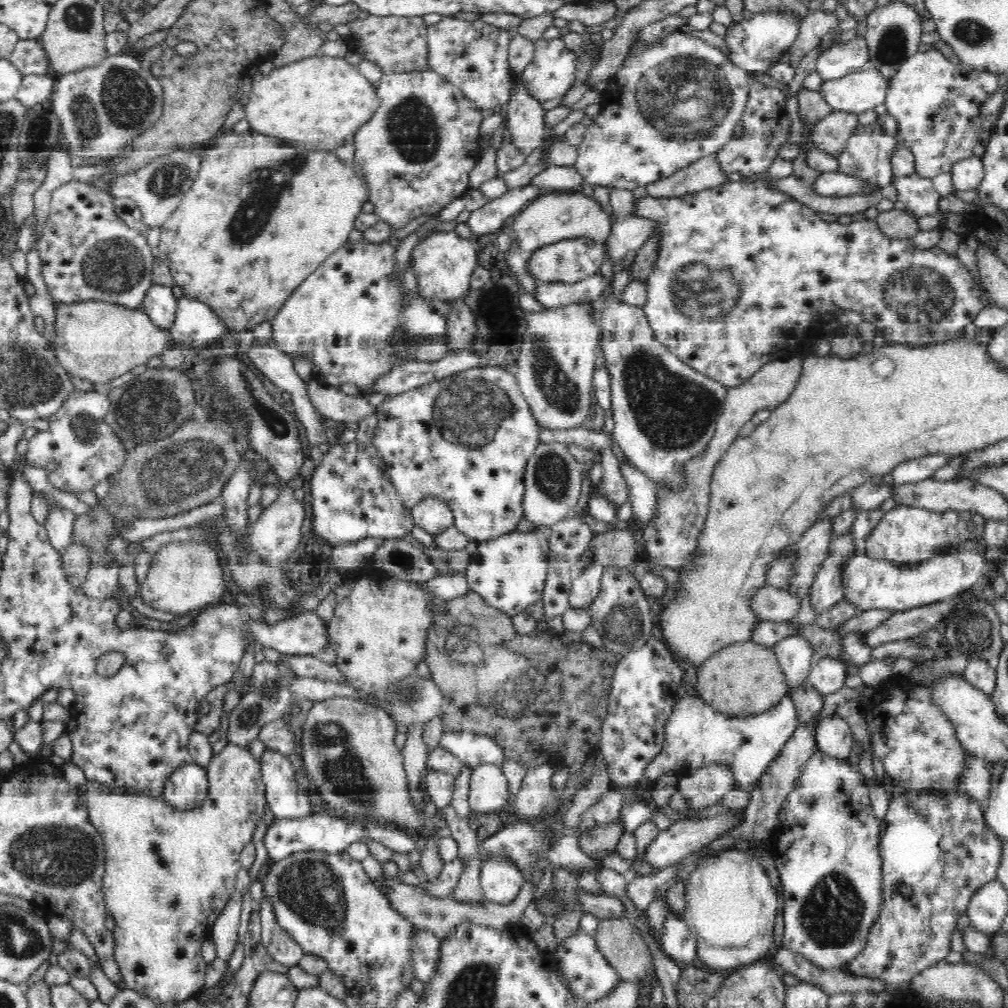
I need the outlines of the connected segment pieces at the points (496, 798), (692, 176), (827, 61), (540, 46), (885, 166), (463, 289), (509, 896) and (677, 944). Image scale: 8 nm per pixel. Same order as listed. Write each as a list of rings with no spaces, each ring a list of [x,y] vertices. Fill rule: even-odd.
[[[482,764],[471,768],[469,803],[472,811],[489,813],[508,809],[511,801],[509,783],[500,767]]]
[[[717,153],[699,158],[656,184],[647,184],[648,195],[655,198],[676,198],[697,193],[728,182],[728,173],[720,168]]]
[[[855,35],[846,44],[832,46],[820,53],[816,61],[816,71],[824,81],[846,76],[852,71],[868,67],[868,52],[864,35]]]
[[[563,37],[552,40],[540,38],[535,43],[534,57],[520,74],[523,87],[530,96],[542,102],[562,97],[574,84],[577,54],[566,47]]]
[[[872,120],[865,125],[858,125],[847,140],[847,145],[835,158],[838,161],[838,172],[861,178],[873,192],[887,184],[891,184],[893,170],[891,169],[891,154],[897,149],[900,139],[897,135],[884,132],[881,125]],[[878,185],[878,190],[876,186]]]
[[[432,231],[427,233],[424,240],[416,242],[412,250],[412,271],[418,277],[418,295],[425,298],[426,301],[451,301],[461,299],[471,290],[470,281],[474,270],[480,265],[478,252],[475,250],[476,241],[474,238],[462,238],[455,231]]]
[[[502,859],[487,861],[480,866],[480,886],[488,901],[508,906],[512,904],[524,886],[524,876],[510,863],[504,863]]]
[[[670,910],[665,917],[659,942],[666,955],[678,964],[689,965],[697,958],[697,942],[690,934],[690,927],[683,917],[676,917]]]

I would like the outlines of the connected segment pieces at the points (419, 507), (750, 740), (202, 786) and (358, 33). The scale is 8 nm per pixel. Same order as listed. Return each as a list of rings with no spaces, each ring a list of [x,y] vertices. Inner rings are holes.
[[[424,497],[411,508],[413,522],[432,535],[440,534],[454,525],[454,515],[448,501],[440,497]]]
[[[685,694],[681,696],[680,702],[675,704],[669,723],[666,725],[666,748],[654,760],[650,760],[644,776],[647,780],[658,779],[664,773],[675,771],[692,771],[700,769],[707,765],[726,765],[734,775],[734,788],[724,796],[724,807],[728,809],[746,808],[750,802],[751,796],[748,796],[748,790],[751,789],[759,778],[768,770],[769,765],[781,754],[786,742],[794,735],[798,728],[798,713],[796,712],[793,700],[787,694],[781,702],[764,712],[764,715],[751,717],[750,719],[726,719],[718,714],[718,711],[711,710],[710,706],[698,696]]]
[[[191,762],[178,768],[165,784],[162,800],[173,810],[200,808],[209,792],[207,770]]]
[[[367,14],[350,23],[351,34],[347,42],[350,51],[356,52],[363,59],[374,61],[382,74],[413,71],[430,67],[428,64],[427,28],[422,18],[405,16],[378,16]]]

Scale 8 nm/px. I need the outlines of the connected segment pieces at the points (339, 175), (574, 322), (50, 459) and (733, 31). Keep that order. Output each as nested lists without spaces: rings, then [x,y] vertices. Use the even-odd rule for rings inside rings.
[[[251,128],[239,134],[233,130],[229,133],[221,131],[218,137],[213,138],[211,147],[205,147],[200,153],[200,175],[186,192],[177,210],[162,226],[159,226],[161,237],[157,259],[169,267],[176,285],[182,289],[184,296],[210,306],[216,317],[224,323],[225,328],[236,333],[253,330],[256,324],[271,322],[294,290],[308,276],[313,275],[320,264],[325,263],[326,258],[345,247],[349,242],[350,231],[354,230],[354,221],[362,210],[362,204],[369,200],[369,190],[365,179],[355,173],[352,163],[342,162],[335,151],[308,151],[300,145],[285,144],[281,140],[255,134]]]
[[[578,302],[564,307],[545,309],[541,312],[528,312],[524,317],[527,331],[521,340],[520,358],[517,359],[517,386],[530,405],[540,430],[568,430],[580,427],[592,414],[592,395],[596,346],[600,345],[601,330],[594,321],[594,302]]]
[[[75,390],[49,417],[49,429],[37,430],[30,438],[25,460],[36,468],[46,470],[48,480],[58,490],[69,493],[92,490],[99,480],[116,475],[128,454],[122,443],[125,437],[104,421],[109,410],[108,392]]]
[[[764,11],[754,13],[740,24],[732,25],[725,34],[730,62],[742,72],[764,74],[766,68],[787,56],[792,42],[795,42],[798,36],[800,23],[798,15],[792,11]]]

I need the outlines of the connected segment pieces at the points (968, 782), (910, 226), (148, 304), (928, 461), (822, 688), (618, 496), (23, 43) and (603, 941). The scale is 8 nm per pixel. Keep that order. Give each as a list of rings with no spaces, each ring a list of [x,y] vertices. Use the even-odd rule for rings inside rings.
[[[966,753],[966,757],[969,758],[967,761],[969,767],[966,768],[962,788],[965,794],[980,804],[984,810],[988,805],[988,798],[993,787],[989,767],[983,763],[983,760],[976,759],[971,754]]]
[[[895,208],[878,211],[875,223],[890,239],[912,239],[920,231],[919,221],[914,215]]]
[[[152,284],[138,310],[148,316],[154,325],[166,329],[174,323],[177,302],[170,287]]]
[[[936,453],[933,455],[920,456],[920,458],[902,463],[892,470],[893,484],[910,484],[921,482],[922,479],[929,479],[934,472],[948,464],[950,456]]]
[[[828,656],[821,658],[815,666],[811,666],[807,680],[814,687],[814,691],[824,696],[838,692],[846,680],[844,661]]]
[[[602,450],[600,454],[604,474],[598,491],[602,495],[606,495],[614,505],[620,506],[622,503],[628,501],[628,494],[630,494],[628,487],[626,487],[626,481],[622,478],[620,462],[610,450]]]
[[[19,40],[9,59],[23,76],[51,73],[48,56],[37,40]]]
[[[624,917],[599,919],[594,934],[598,950],[605,959],[618,971],[618,974],[626,982],[636,983],[647,979],[654,971],[653,953],[648,943],[640,934],[637,927]]]

